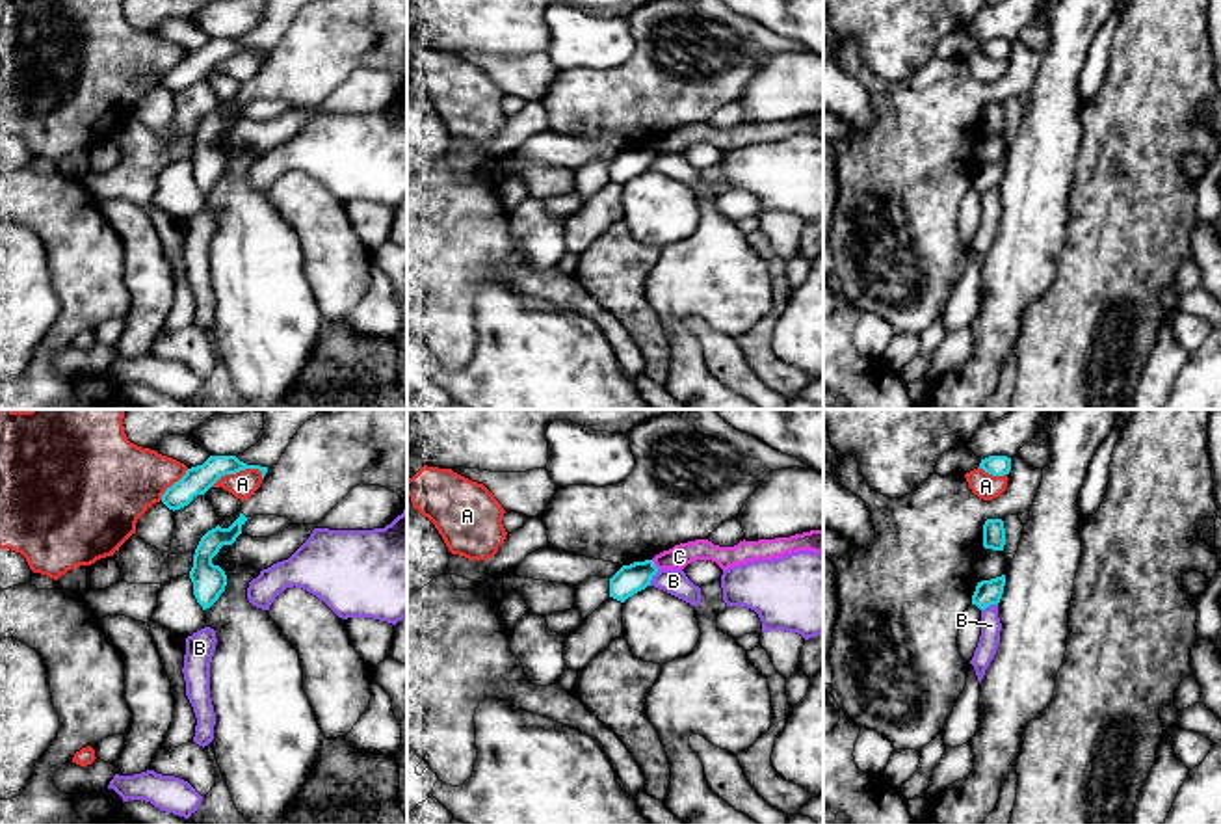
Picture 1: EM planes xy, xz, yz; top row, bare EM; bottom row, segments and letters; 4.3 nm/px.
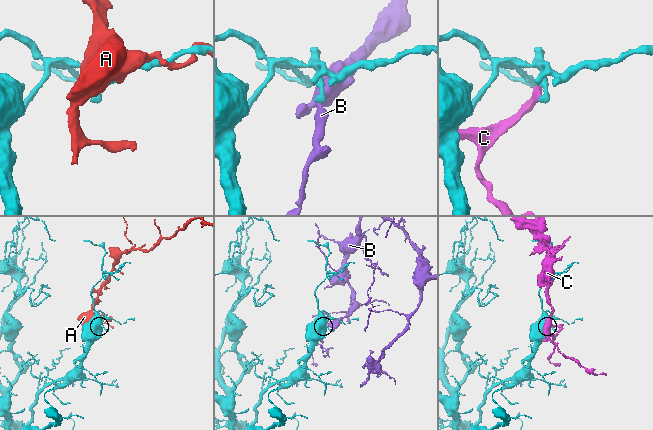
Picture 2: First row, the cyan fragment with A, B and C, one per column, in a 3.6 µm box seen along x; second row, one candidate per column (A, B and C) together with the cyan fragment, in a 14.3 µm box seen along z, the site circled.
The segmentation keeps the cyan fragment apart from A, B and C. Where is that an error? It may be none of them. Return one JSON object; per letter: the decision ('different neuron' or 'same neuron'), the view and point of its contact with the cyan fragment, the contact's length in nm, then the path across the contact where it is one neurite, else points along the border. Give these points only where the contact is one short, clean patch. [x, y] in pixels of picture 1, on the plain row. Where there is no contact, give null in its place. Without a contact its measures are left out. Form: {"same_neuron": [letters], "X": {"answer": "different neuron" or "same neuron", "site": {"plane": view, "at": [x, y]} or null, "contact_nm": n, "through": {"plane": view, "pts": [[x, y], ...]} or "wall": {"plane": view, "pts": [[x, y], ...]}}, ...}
{"same_neuron": [], "A": {"answer": "different neuron", "site": {"plane": "xy", "at": [236, 54]}, "contact_nm": 240}, "B": {"answer": "different neuron", "site": {"plane": "xz", "at": [653, 159]}, "contact_nm": 80, "wall": {"plane": "xz", "pts": [[658, 153], [649, 168]]}}, "C": {"answer": "different neuron", "site": {"plane": "xz", "at": [653, 147]}, "contact_nm": 50}}

